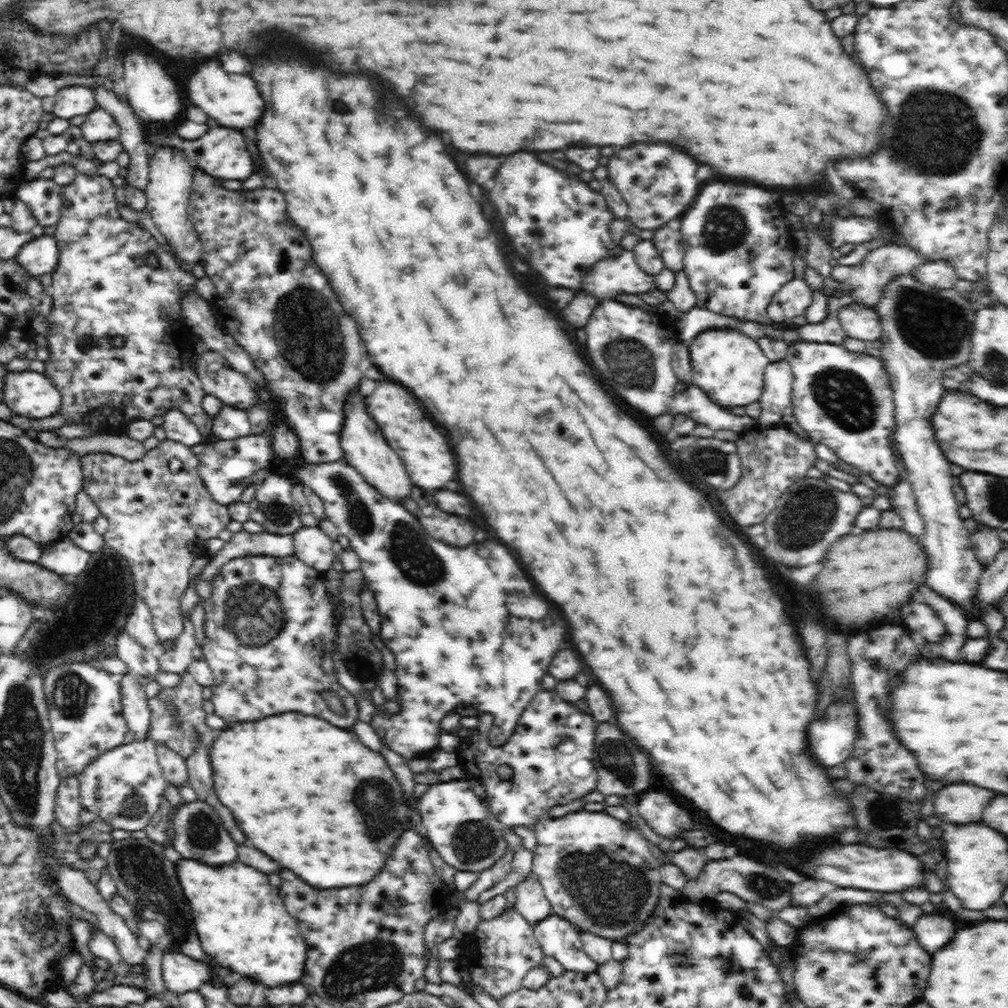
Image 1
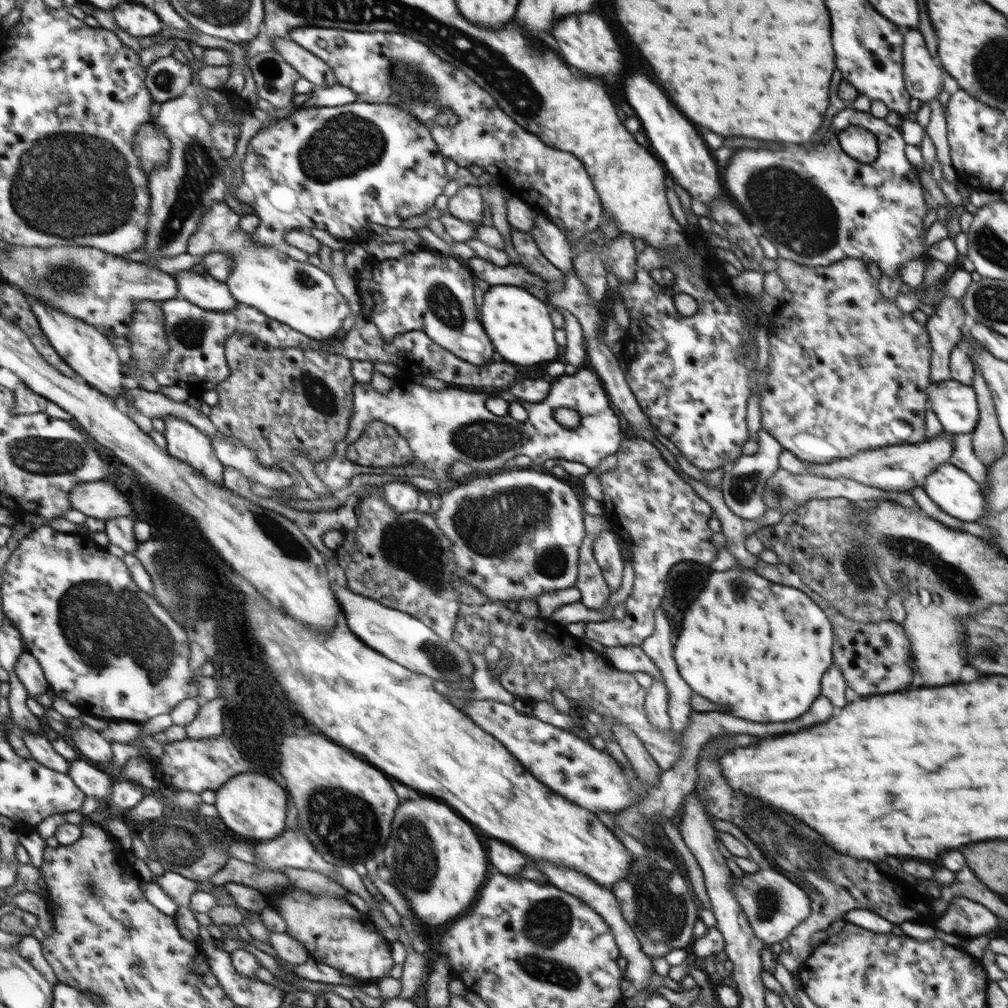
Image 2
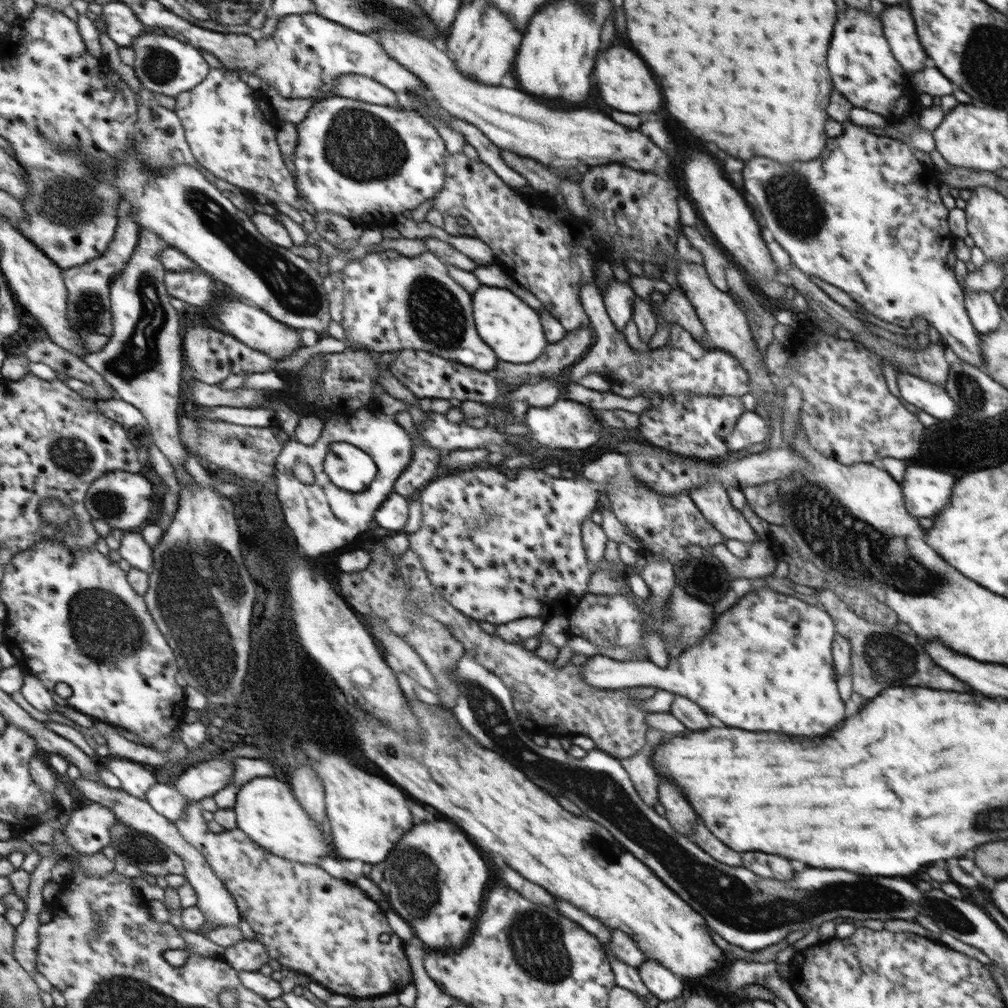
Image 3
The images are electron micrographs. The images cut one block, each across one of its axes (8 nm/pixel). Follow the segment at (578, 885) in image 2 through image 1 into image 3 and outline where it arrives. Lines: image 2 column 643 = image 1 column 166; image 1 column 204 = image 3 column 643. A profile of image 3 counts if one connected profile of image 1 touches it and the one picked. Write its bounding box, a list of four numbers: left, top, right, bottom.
[638,960,685,1001]

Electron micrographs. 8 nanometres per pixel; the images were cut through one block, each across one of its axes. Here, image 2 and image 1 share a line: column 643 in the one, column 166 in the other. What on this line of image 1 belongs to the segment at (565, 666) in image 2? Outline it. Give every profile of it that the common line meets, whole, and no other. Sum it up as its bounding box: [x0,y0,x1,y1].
[148,670,220,759]

